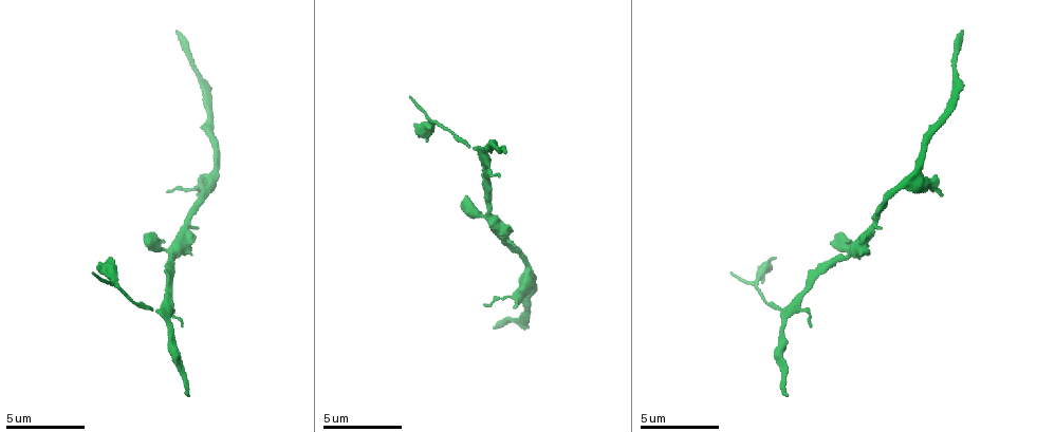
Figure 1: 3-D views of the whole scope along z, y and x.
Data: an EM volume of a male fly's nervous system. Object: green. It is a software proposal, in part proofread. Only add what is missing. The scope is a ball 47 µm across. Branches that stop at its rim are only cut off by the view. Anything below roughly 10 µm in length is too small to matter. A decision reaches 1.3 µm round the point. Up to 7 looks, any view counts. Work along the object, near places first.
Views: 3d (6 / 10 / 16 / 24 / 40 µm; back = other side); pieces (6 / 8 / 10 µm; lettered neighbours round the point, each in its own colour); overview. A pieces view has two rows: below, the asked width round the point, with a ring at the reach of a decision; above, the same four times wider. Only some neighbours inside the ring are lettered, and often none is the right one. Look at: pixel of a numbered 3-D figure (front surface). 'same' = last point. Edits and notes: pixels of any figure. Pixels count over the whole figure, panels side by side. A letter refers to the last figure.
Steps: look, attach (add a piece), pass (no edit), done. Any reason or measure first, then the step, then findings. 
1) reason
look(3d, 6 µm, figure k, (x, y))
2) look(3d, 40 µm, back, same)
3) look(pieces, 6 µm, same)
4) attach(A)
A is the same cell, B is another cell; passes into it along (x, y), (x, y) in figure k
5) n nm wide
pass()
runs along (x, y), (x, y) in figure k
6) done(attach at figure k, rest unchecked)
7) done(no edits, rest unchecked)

tapers out
look(pieces, 10 µm, figure 1, (170, 193))

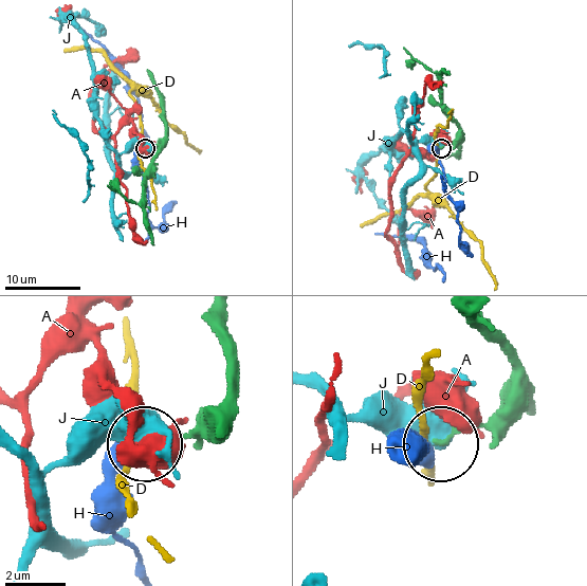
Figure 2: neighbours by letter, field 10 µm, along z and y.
pass()
A, D, H and J are other cells; none of them fits

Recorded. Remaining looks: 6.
an open end
look(pieces, 8 µm, figure 1, (961, 33))

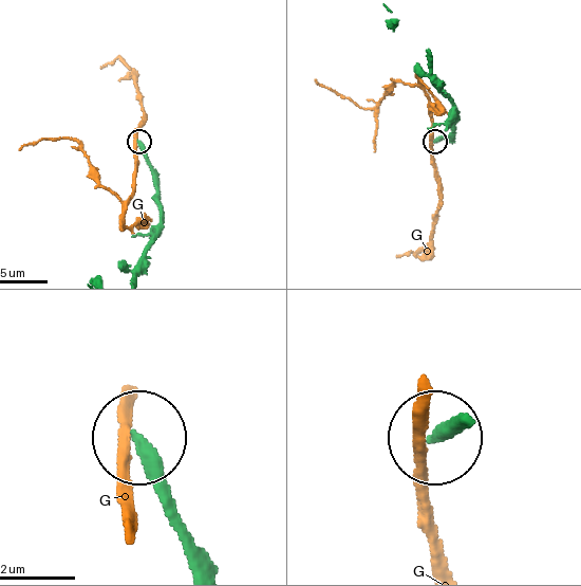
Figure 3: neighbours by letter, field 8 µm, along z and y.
pass()
G is another cell; runs along (147, 251), (160, 220), (160, 195), (150, 164), (138, 143) in figure 3; none of them fits

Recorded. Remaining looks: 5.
branch stops here
look(3d, 10 µm, figure 1, (809, 323))

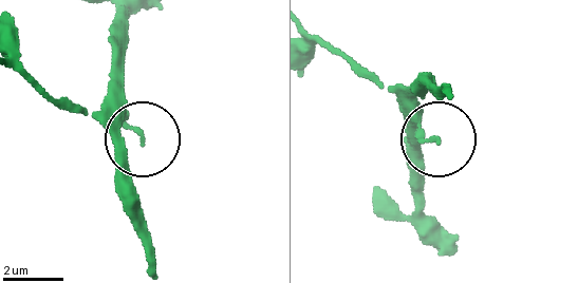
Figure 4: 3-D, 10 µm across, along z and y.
look(pieces, 8 µm, figure 4, (436, 142))

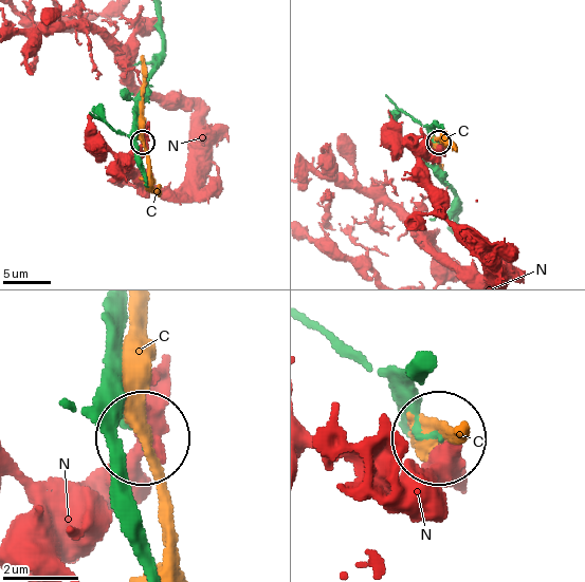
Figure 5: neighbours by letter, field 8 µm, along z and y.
pass()
C and N are other cells; runs along (148, 80), (138, 100), (138, 134), (142, 141) in figure 5; no lettered piece goes on from it

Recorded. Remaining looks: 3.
branch stops here
look(pieces, 10 µm, figure 1, (109, 258))

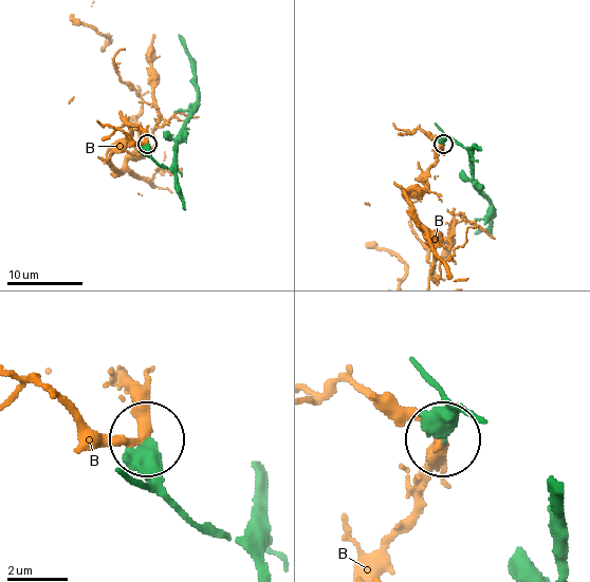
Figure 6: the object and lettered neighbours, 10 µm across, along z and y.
pass()
B is another cell; runs along (186, 125), (169, 167), (162, 167), (152, 157), (147, 144) in figure 6; none of them fits

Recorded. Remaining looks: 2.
done(no edits, rest unchecked)

